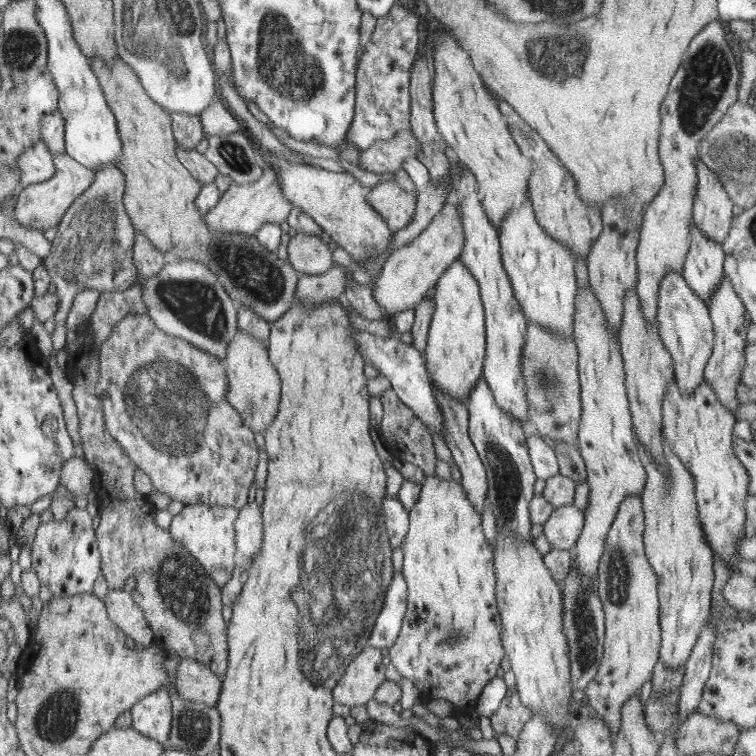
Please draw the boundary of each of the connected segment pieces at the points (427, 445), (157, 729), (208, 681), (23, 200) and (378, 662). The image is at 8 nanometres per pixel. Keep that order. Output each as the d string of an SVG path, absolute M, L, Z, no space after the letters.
M391 388L380 395L383 406L381 422L384 444L390 448L390 454L399 461L407 461L420 467L427 476L436 475L435 467L437 455L435 454L434 440L426 424L416 416L415 412L398 398L397 393Z
M166 688L147 694L134 705L131 726L167 746L173 728L173 698Z
M188 657L180 660L174 675L173 689L180 697L216 707L222 690L223 676L200 661Z
M56 153L53 156L55 173L44 182L28 185L20 189L15 206L15 219L25 227L32 227L46 231L48 228L58 227L60 218L65 216L66 210L72 208L70 204L92 185L97 174L84 168L82 163L76 162L68 153Z
M372 645L366 646L354 658L353 664L345 669L344 676L334 687L336 702L349 707L366 705L385 681L385 667L380 649Z

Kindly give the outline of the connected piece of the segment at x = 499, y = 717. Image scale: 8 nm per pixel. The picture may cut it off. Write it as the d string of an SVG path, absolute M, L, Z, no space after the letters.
M510 693L498 710L492 714L491 725L496 732L496 738L501 734L508 734L515 740L521 736L522 729L526 723L533 717L534 712L528 706L524 706L518 694Z

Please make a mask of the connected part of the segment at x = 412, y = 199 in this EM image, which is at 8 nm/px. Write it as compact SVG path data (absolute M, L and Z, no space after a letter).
M380 180L370 190L369 202L382 214L392 232L406 229L417 210L416 193L402 189L395 180Z

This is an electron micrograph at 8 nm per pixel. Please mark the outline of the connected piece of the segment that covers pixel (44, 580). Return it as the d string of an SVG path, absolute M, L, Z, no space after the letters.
M84 509L70 510L64 520L52 520L37 528L31 544L32 567L41 584L48 586L53 596L93 593L92 587L100 576L101 558L92 519Z

